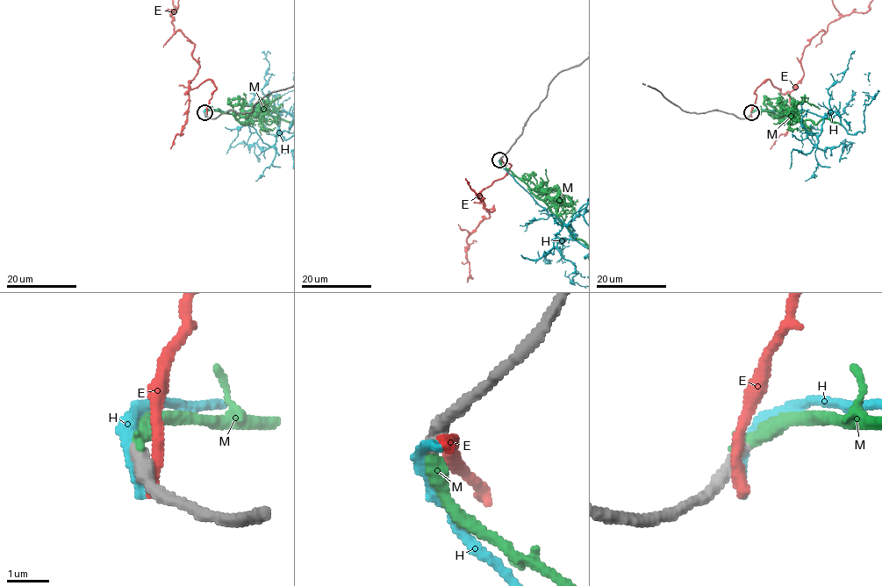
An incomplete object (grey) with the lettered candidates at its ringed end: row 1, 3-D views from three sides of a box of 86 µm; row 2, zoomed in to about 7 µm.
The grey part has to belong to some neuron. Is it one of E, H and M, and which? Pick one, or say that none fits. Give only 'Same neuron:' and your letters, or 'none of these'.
Same neuron: M

